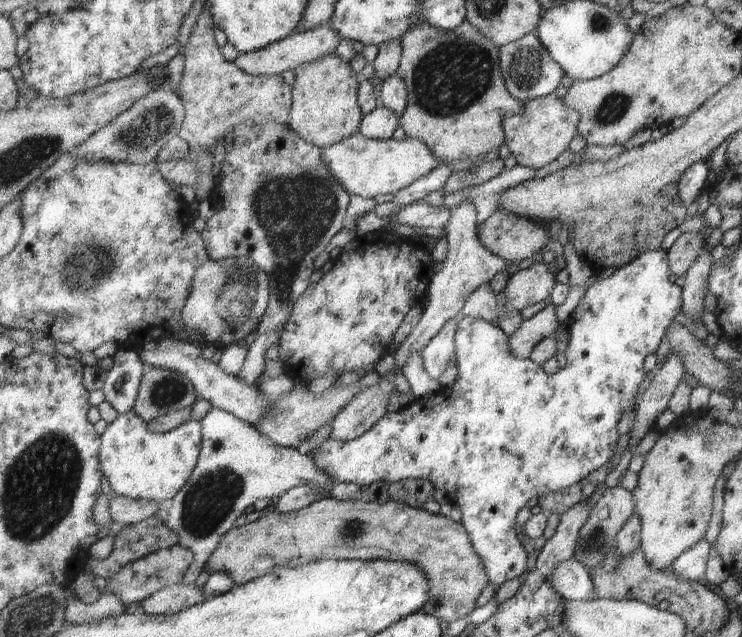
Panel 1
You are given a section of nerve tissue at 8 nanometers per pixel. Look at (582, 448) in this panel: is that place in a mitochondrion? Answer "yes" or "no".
no

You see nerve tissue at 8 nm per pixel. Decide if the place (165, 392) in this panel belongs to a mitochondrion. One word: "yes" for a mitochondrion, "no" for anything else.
yes

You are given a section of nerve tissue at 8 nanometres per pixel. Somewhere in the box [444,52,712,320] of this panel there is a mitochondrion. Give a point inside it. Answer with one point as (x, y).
(612, 109)

